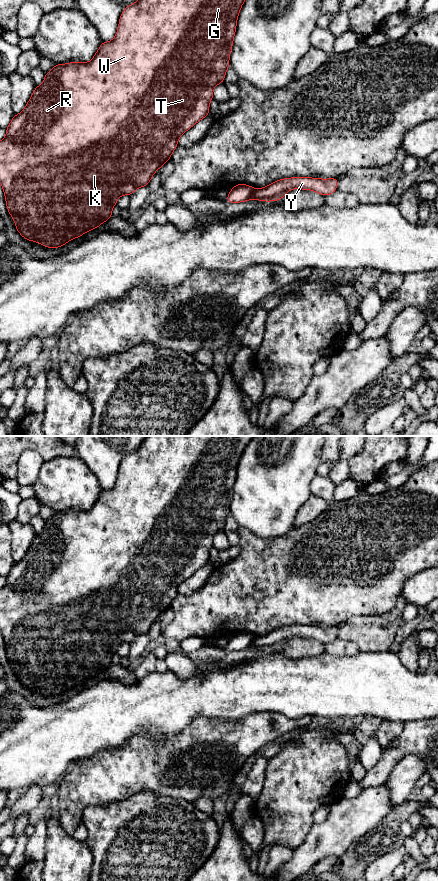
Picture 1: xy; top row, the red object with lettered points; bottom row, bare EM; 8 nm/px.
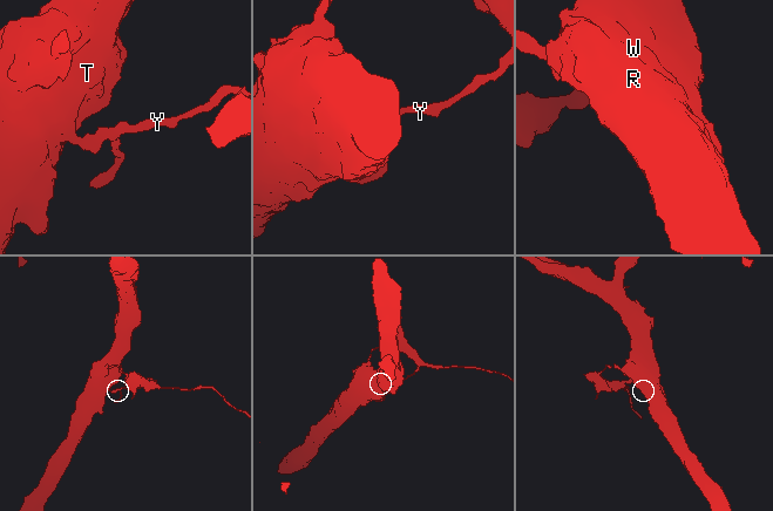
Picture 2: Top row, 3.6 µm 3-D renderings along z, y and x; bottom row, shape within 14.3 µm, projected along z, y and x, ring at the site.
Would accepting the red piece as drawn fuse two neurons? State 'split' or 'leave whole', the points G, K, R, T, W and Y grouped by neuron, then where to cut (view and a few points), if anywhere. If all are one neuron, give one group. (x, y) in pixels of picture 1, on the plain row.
split; G K R T W / Y; cut in xy along (254, 637), (248, 647)

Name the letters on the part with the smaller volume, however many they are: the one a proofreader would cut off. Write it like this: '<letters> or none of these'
Y

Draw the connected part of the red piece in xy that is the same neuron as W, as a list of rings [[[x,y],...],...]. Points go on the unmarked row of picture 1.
[[[146,436],[140,447],[122,460],[114,487],[102,490],[91,509],[54,513],[45,522],[43,531],[36,534],[23,559],[14,563],[6,576],[6,584],[0,589],[0,631],[6,655],[22,685],[48,696],[61,695],[110,667],[112,656],[121,643],[130,644],[138,636],[148,634],[154,621],[170,607],[180,584],[209,563],[214,535],[224,530],[226,518],[230,515],[229,505],[240,457],[252,438],[253,436]]]

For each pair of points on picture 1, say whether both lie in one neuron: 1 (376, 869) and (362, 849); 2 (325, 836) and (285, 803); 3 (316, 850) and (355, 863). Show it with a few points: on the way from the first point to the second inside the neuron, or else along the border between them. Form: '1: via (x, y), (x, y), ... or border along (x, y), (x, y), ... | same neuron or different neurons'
1: border along (392, 850), (374, 859), (365, 870) | different neurons
2: border along (314, 823), (305, 840), (300, 845) | different neurons
3: border along (355, 841), (337, 857) | different neurons

